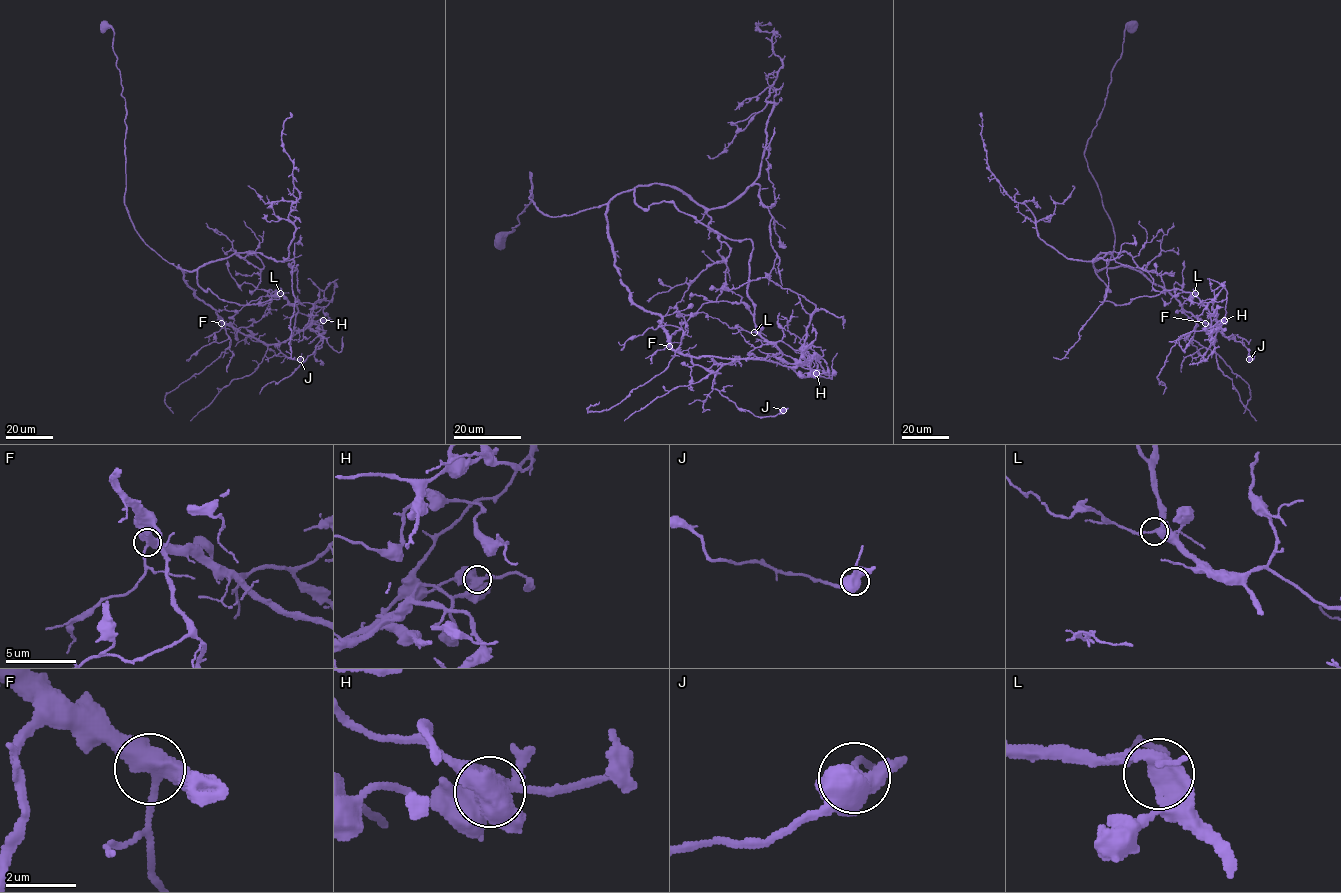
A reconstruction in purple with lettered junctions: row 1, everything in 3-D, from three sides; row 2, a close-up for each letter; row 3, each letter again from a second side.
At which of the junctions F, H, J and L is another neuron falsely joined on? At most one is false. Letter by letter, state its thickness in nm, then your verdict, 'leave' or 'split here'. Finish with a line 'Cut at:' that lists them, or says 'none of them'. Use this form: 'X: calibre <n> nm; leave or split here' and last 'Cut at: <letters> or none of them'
F: calibre 480 nm; leave
H: calibre 550 nm; leave
J: calibre 550 nm; leave
L: calibre 380 nm; leave
Cut at: none of them

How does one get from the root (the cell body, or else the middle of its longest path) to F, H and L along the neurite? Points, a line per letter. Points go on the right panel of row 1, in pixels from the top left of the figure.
F: (1130, 27), (1084, 153), (1115, 236), (1095, 273), (1116, 305), (1193, 292), (1209, 313), (1213, 344), (1205, 323)
H: (1130, 27), (1084, 153), (1115, 236), (1095, 273), (1116, 305), (1182, 289), (1208, 310), (1212, 330), (1223, 320)
L: (1130, 27), (1084, 153), (1115, 236), (1095, 273), (1116, 305), (1173, 289), (1195, 293)

